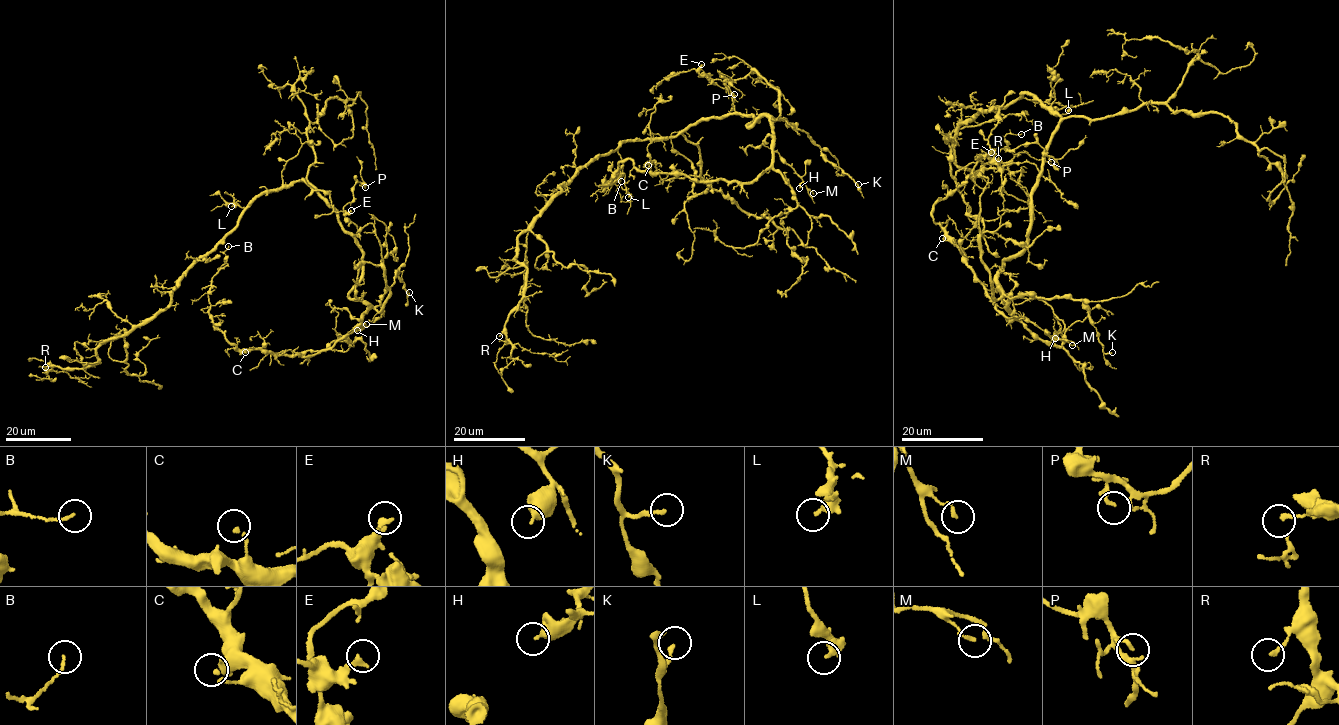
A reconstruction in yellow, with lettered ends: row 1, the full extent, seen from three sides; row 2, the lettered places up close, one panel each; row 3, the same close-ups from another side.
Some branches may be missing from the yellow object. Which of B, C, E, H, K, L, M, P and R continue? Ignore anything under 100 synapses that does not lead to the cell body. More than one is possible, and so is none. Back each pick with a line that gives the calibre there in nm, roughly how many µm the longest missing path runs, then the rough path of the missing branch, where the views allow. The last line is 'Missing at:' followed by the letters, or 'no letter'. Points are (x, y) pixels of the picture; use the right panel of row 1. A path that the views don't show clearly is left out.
Missing at: no letter

